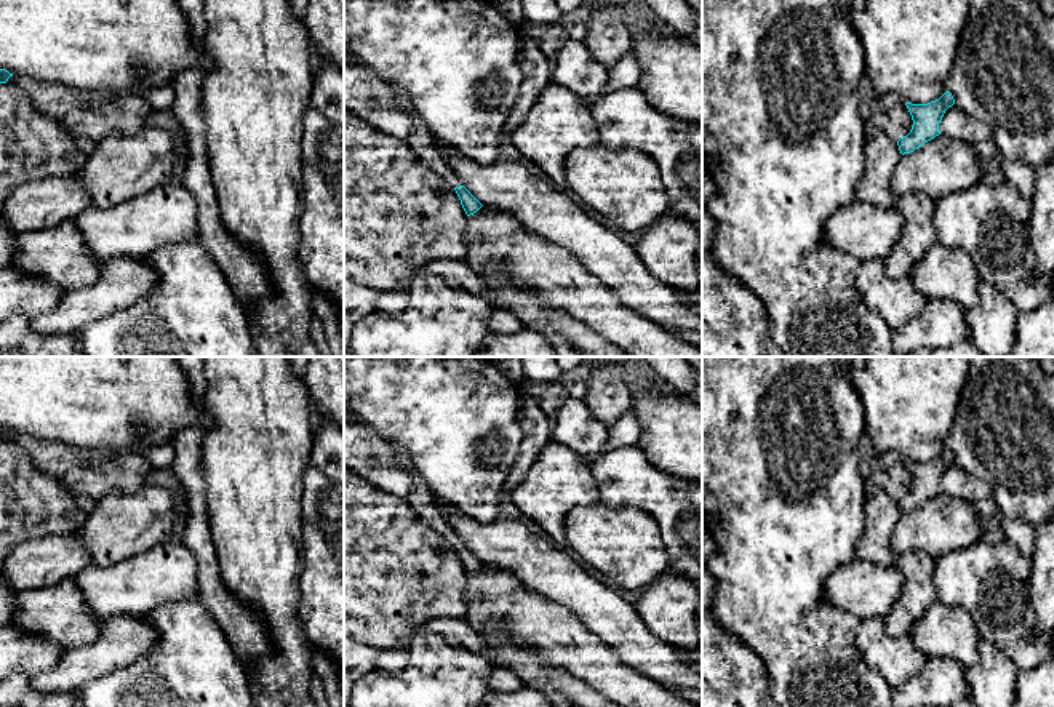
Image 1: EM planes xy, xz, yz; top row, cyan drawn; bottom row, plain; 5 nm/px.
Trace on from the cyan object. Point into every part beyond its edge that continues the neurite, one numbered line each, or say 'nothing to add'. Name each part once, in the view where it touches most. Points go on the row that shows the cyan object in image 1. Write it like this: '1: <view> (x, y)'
1: xz (421, 141)

